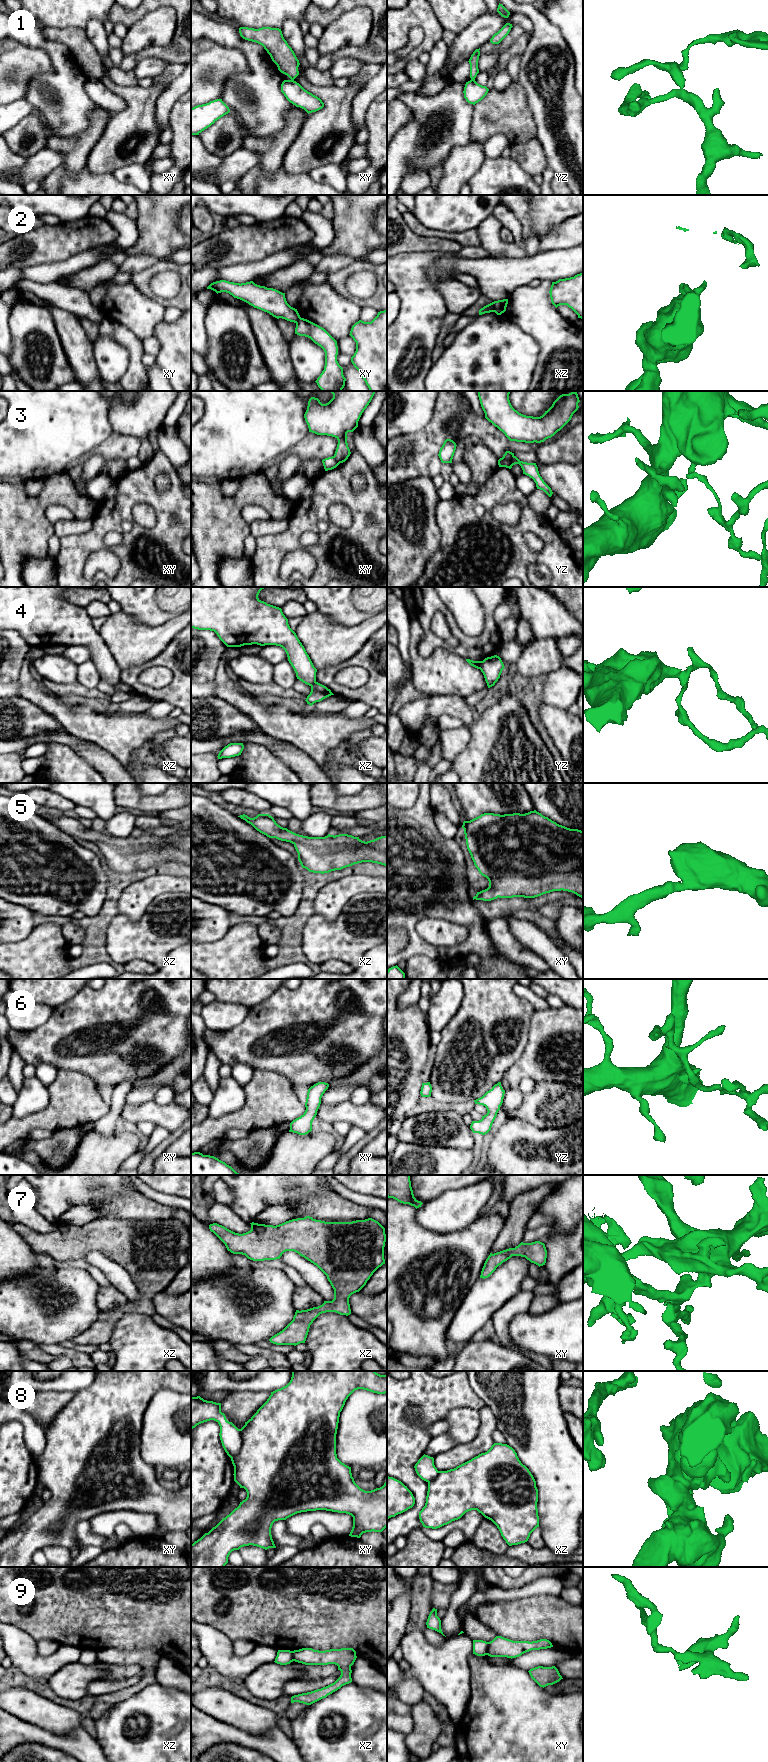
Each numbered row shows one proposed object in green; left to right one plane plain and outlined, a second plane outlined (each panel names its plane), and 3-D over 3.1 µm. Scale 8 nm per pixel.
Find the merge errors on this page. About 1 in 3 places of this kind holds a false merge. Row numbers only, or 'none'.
1, 2, 3, 4, 9

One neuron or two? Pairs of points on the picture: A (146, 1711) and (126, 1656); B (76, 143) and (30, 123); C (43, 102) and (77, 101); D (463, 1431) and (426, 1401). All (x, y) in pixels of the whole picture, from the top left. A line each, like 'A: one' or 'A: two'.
A: two
B: two
C: one
D: two

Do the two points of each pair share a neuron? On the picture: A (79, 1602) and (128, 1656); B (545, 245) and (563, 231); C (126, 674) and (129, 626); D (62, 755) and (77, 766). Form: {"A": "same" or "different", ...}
{"A": "different", "B": "same", "C": "different", "D": "same"}

